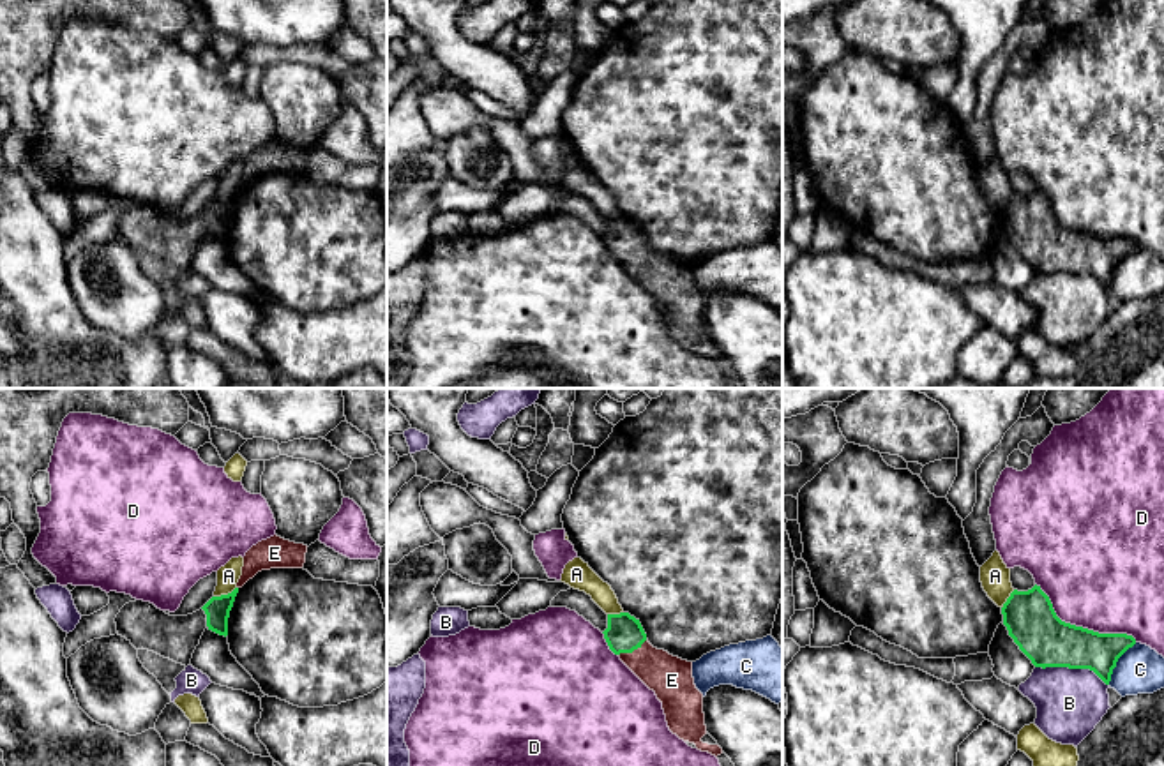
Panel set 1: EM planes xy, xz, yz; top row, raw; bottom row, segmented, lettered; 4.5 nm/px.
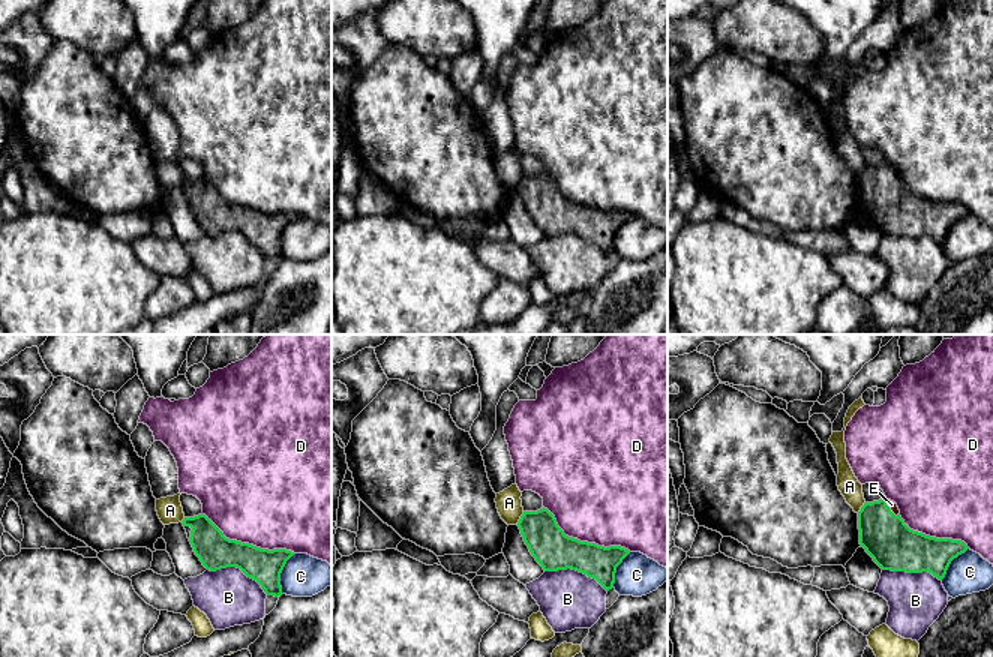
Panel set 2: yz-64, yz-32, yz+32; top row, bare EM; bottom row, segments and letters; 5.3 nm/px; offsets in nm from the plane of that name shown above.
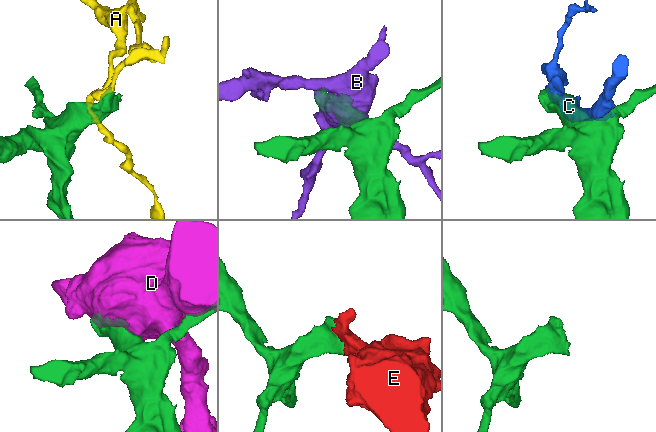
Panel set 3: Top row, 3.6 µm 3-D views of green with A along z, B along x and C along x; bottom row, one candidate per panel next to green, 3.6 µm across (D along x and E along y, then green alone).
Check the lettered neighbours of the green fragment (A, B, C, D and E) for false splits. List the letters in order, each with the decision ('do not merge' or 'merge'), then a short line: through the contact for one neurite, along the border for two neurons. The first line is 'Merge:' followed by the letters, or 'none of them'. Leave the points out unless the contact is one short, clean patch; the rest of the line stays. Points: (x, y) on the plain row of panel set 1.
Merge: E
A: do not merge | xy (235, 191), (214, 202)
B: do not merge
C: do not merge
D: do not merge
E: merge

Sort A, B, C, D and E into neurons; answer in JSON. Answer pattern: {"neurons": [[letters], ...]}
{"neurons": [["A"], ["B"], ["C"], ["D"], ["E"]]}

